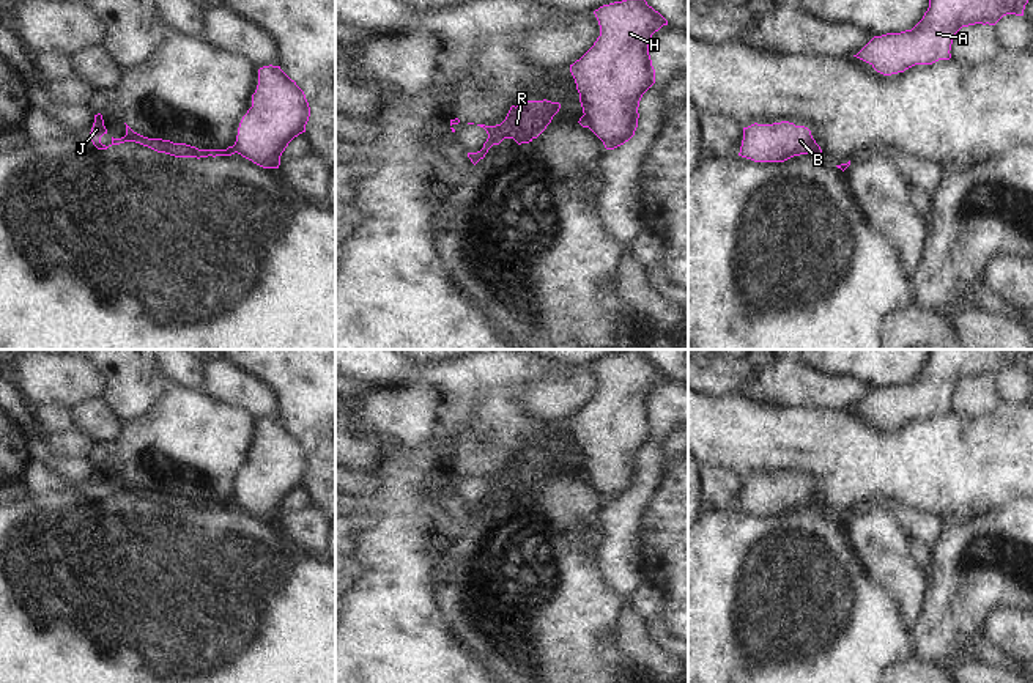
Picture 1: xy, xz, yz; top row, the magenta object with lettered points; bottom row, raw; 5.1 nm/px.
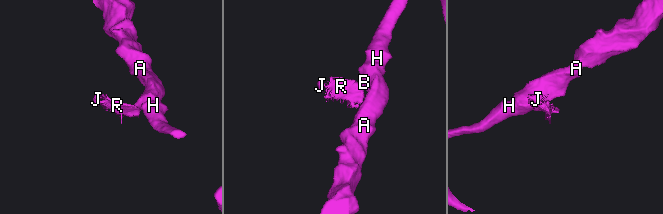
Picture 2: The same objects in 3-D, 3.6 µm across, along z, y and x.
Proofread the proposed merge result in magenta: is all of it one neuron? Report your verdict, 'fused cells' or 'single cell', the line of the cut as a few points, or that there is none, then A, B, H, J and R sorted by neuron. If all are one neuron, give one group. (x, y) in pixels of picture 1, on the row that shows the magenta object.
fused cells; cut in xy along (233, 145), (236, 151); A B H / J R

